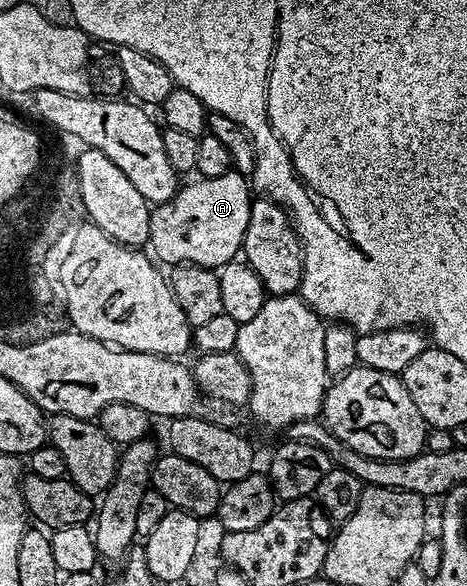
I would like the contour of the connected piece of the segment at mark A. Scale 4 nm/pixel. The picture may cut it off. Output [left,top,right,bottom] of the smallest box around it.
[147,170,254,269]

